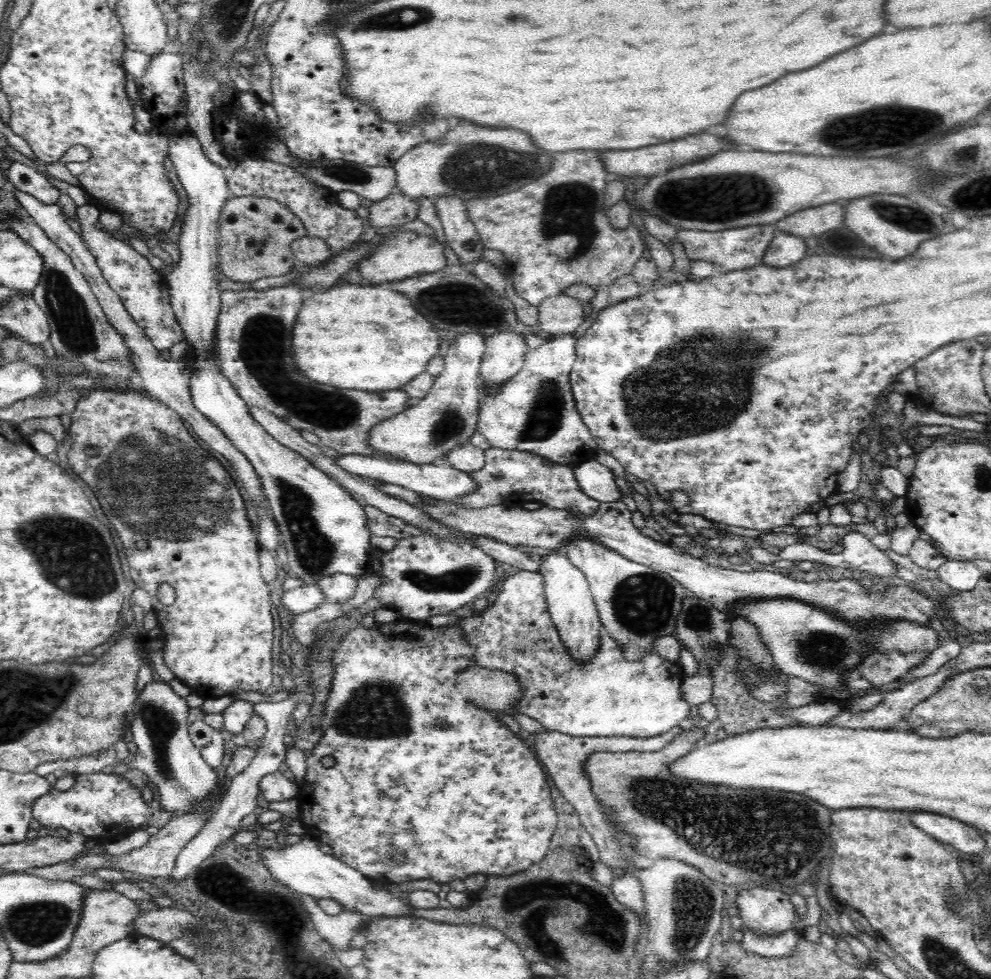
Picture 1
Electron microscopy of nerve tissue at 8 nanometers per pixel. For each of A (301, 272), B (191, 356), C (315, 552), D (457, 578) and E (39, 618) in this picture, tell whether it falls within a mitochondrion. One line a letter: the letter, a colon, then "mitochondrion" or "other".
A: other
B: other
C: mitochondrion
D: mitochondrion
E: other

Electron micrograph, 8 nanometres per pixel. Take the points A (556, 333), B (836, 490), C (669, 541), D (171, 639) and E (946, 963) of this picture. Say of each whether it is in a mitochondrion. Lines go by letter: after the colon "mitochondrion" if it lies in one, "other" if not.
A: other
B: other
C: other
D: other
E: mitochondrion

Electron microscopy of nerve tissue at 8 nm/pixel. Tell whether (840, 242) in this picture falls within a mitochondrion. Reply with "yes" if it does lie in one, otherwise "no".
no

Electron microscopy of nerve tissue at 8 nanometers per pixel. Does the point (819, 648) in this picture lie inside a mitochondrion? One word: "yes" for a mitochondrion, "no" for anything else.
yes

